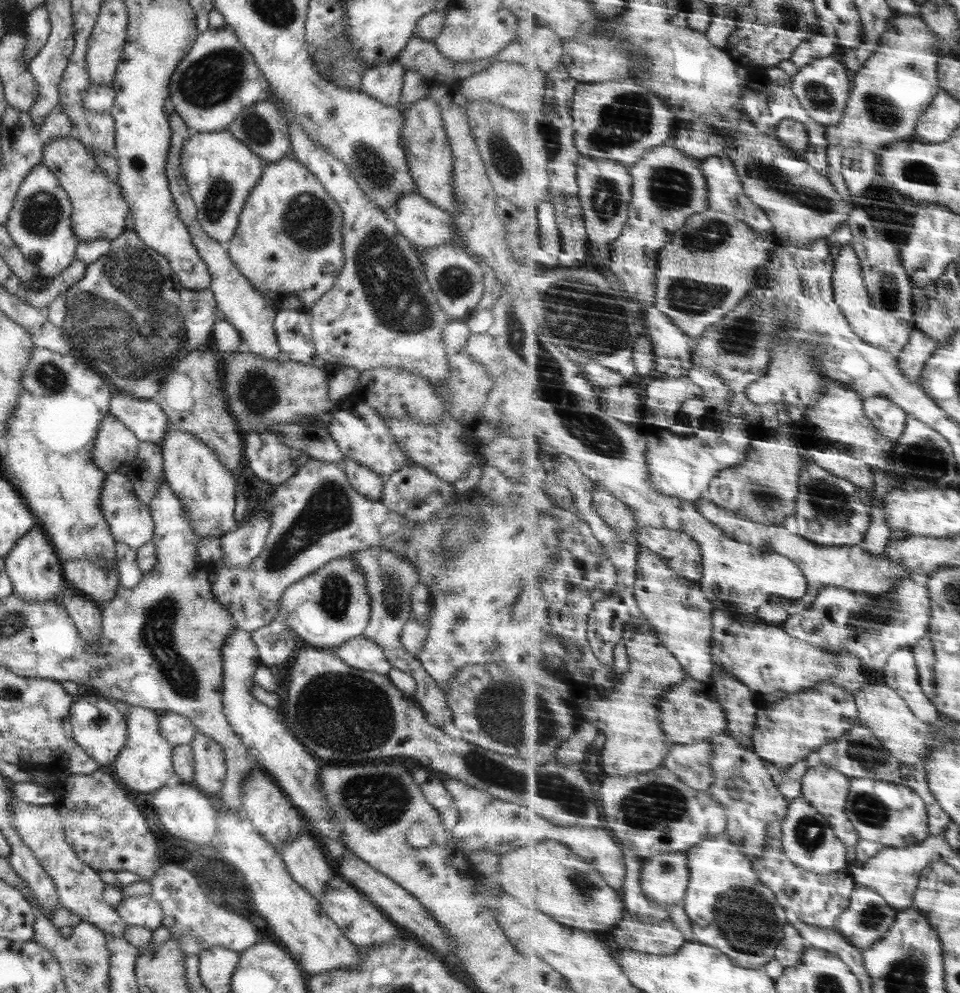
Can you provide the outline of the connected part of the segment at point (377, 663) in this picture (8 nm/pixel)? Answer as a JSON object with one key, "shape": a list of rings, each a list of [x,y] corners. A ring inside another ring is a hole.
{"shape":[[[362,635],[344,642],[334,650],[333,654],[348,666],[359,668],[366,672],[377,672],[386,675],[393,667],[388,662],[382,647],[368,641]]]}

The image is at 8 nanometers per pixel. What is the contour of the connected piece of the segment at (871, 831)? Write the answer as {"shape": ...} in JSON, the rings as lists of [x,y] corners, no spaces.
{"shape":[[[853,778],[847,813],[865,840],[882,842],[892,847],[914,848],[931,837],[927,802],[917,790],[898,783]]]}

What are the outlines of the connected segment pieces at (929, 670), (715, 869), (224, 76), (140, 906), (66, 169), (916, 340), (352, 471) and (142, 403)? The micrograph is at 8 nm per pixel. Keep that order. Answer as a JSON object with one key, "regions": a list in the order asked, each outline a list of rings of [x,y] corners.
{"regions":[[[[926,635],[923,640],[916,645],[913,651],[919,664],[918,670],[920,671],[922,688],[934,702],[935,698],[939,696],[939,692],[935,673],[937,652],[935,651],[935,645],[934,642],[932,642],[931,635]]],[[[726,836],[708,838],[688,852],[692,856],[692,878],[684,904],[687,906],[695,936],[700,943],[719,948],[724,954],[732,956],[736,964],[748,968],[760,970],[772,960],[776,960],[778,946],[785,939],[784,928],[788,924],[786,917],[789,912],[780,904],[776,892],[760,880],[758,872],[754,870],[755,866],[752,866],[752,860],[740,848],[736,848],[732,840]]],[[[228,26],[224,28],[214,28],[214,30],[200,30],[200,34],[194,39],[192,48],[186,56],[176,66],[170,79],[169,91],[172,93],[171,109],[180,115],[186,126],[193,132],[214,132],[224,130],[239,115],[244,108],[238,96],[238,90],[247,81],[258,80],[265,88],[263,97],[269,96],[266,90],[268,82],[265,76],[256,66],[254,57],[246,50],[246,47],[238,40],[236,33]]],[[[150,895],[124,897],[115,910],[127,926],[147,927],[152,932],[160,928],[164,920],[161,905]]],[[[63,136],[52,139],[43,148],[46,165],[58,179],[60,186],[67,192],[71,200],[71,227],[80,241],[98,240],[106,238],[113,241],[125,231],[127,218],[130,216],[129,206],[124,200],[119,183],[110,180],[98,163],[79,140],[72,136]]],[[[918,328],[913,330],[910,342],[898,354],[902,372],[912,380],[921,382],[924,368],[939,349],[939,342]]],[[[344,457],[342,469],[347,474],[352,488],[355,488],[361,496],[376,502],[382,500],[384,491],[380,475],[348,457]]],[[[116,391],[110,402],[109,414],[126,425],[141,442],[161,445],[171,427],[169,418],[158,404]]]]}

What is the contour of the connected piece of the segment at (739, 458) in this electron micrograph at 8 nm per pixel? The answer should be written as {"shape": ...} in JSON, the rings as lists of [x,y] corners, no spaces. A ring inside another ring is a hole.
{"shape":[[[732,416],[728,420],[728,426],[722,430],[716,430],[716,438],[712,442],[712,430],[702,428],[694,436],[678,436],[670,430],[648,430],[654,432],[649,441],[648,464],[652,473],[655,487],[664,496],[686,500],[696,504],[710,490],[712,481],[727,468],[744,464],[750,456],[750,424],[744,417]],[[664,432],[664,438],[662,438]]]}

